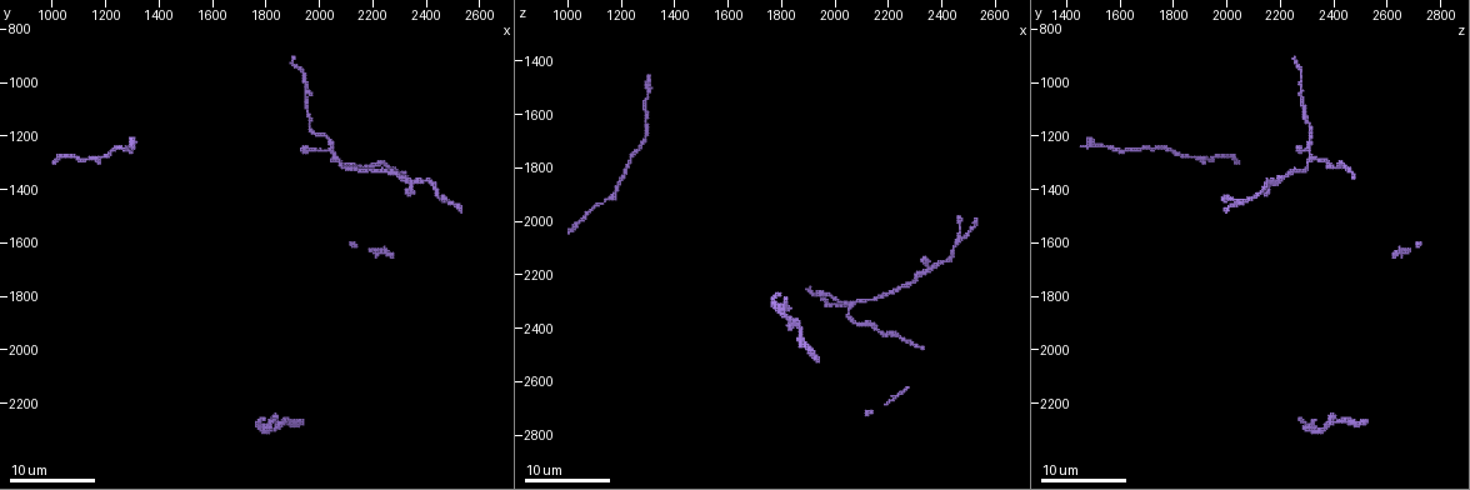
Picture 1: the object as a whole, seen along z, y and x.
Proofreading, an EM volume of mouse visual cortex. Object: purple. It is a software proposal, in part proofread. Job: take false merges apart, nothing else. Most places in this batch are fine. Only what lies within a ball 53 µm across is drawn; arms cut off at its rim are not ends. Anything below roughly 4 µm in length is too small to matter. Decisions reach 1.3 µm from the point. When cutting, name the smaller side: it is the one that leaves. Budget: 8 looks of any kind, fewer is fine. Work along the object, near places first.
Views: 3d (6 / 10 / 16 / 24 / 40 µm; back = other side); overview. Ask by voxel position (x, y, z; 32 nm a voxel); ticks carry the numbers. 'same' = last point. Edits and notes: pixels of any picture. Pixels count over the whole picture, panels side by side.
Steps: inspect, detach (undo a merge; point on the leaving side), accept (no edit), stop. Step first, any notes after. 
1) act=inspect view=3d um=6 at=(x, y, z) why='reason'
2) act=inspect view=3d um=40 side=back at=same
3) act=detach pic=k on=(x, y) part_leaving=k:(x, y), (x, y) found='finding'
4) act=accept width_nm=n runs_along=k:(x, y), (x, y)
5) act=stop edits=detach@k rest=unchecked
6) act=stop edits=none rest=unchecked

act=inspect view=3d um=16 at=(1170, 1290, 1900)

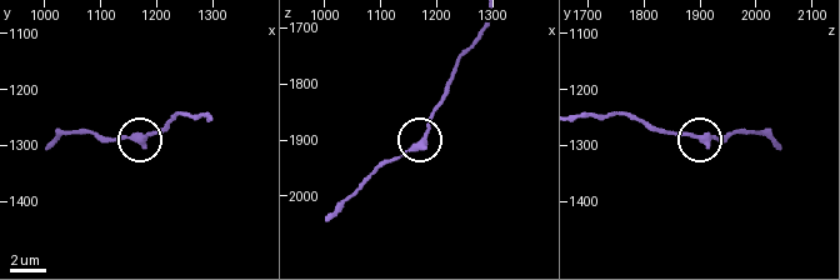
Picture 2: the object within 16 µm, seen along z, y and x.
act=inspect view=3d um=16 side=back at=(1165, 1285, 1915)

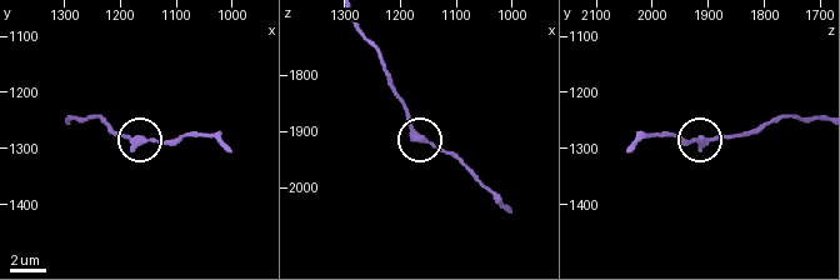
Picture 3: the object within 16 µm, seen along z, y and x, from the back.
act=accept width_nm=370 found='one cell here'

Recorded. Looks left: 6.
act=inspect view=3d um=16 at=(2030, 1260, 2300) why='three arms meet'

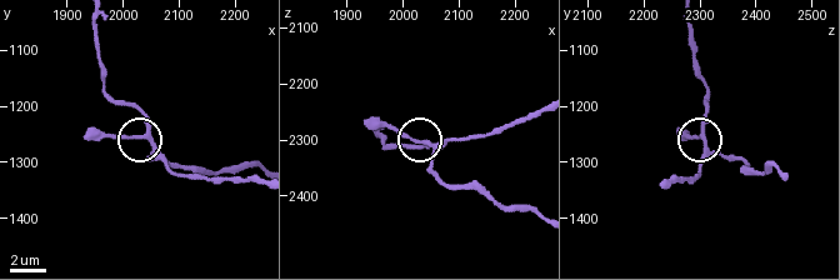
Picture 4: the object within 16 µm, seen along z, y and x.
act=accept width_nm=200 found='all the same cell'

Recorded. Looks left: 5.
act=inspect view=3d um=16 at=(2130, 1320, 2380)

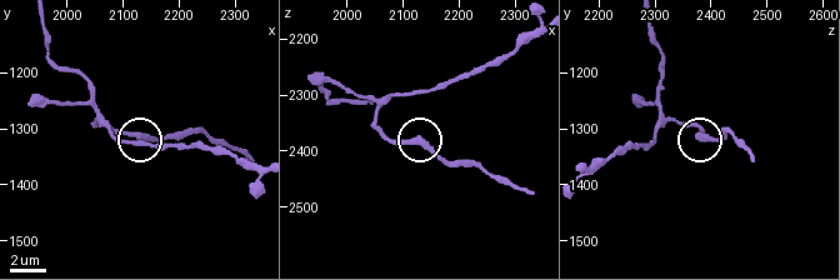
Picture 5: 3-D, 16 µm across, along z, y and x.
act=accept side_arm_um=53 found='continuous, no second cell'

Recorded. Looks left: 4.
act=inspect view=3d um=16 at=(2290, 1340, 2220)

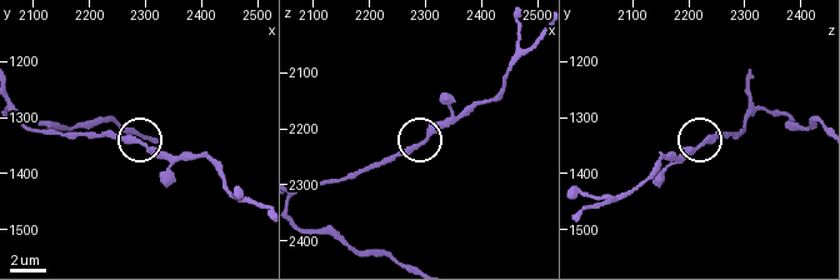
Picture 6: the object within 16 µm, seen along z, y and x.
act=accept runs_along=6:(795, 124), (759, 110), (736, 133), (705, 139), (675, 163) found='all the same cell'

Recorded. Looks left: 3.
act=stop edits=none rest=unchecked

